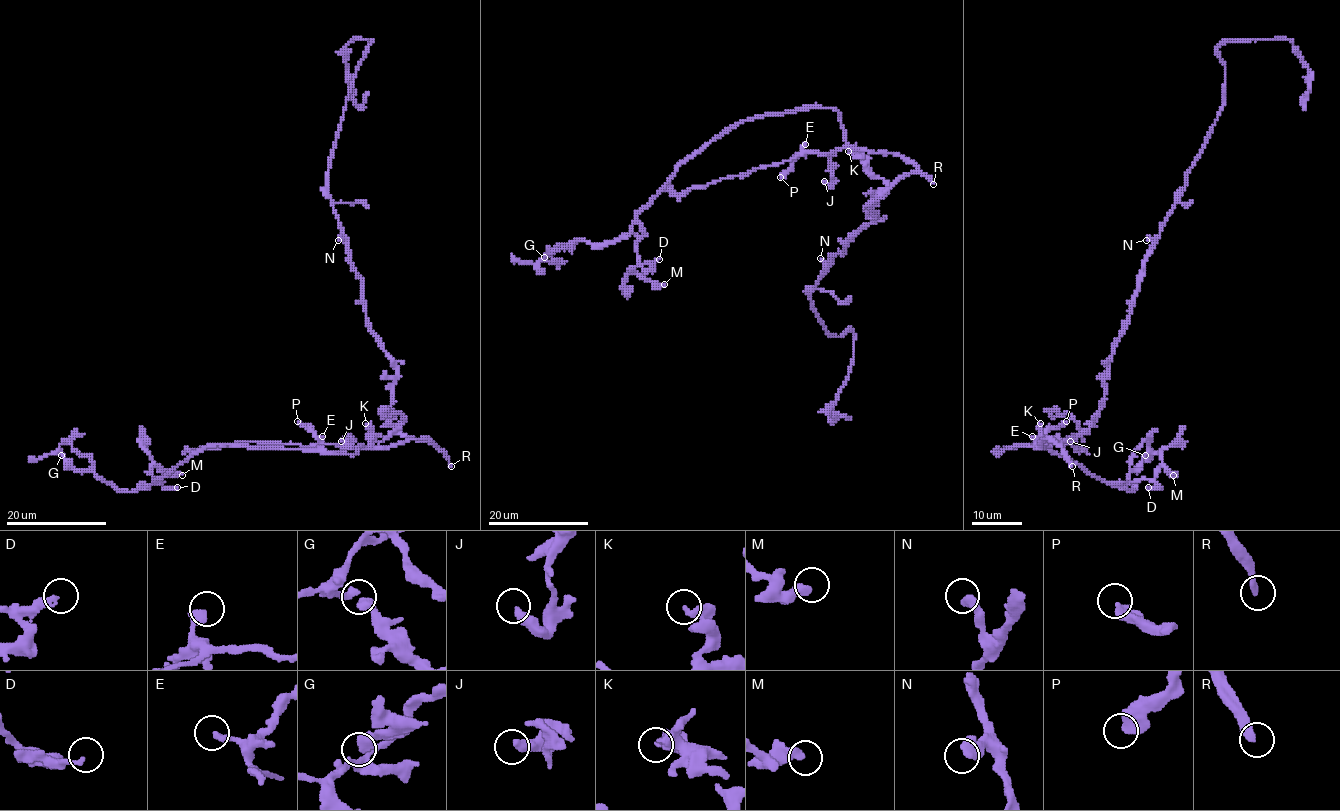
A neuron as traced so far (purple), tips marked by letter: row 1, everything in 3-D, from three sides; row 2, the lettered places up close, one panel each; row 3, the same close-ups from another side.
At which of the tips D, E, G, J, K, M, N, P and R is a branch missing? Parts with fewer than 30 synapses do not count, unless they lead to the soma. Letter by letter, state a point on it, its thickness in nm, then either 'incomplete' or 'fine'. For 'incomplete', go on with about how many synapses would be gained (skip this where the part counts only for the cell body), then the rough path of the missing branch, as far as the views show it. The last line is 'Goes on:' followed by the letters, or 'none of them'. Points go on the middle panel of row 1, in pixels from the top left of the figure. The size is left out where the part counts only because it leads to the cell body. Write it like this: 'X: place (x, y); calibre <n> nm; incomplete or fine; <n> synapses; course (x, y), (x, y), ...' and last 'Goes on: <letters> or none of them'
D: place (659, 259); calibre 220 nm; fine
E: place (805, 144); calibre 360 nm; fine
G: place (544, 257); calibre 300 nm; fine
J: place (824, 181); calibre 360 nm; fine
K: place (848, 151); calibre 340 nm; fine
M: place (664, 284); calibre 360 nm; fine
N: place (820, 258); calibre 440 nm; fine
P: place (780, 177); calibre 440 nm; fine
R: place (933, 184); calibre 320 nm; incomplete; 180 synapses
Goes on: R

